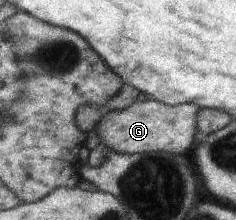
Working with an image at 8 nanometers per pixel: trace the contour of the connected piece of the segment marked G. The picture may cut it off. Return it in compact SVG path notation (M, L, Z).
M156 100L136 101L129 108L102 114L94 133L101 137L105 150L113 149L125 154L146 154L147 152L168 152L189 157L196 144L196 104L169 106Z

